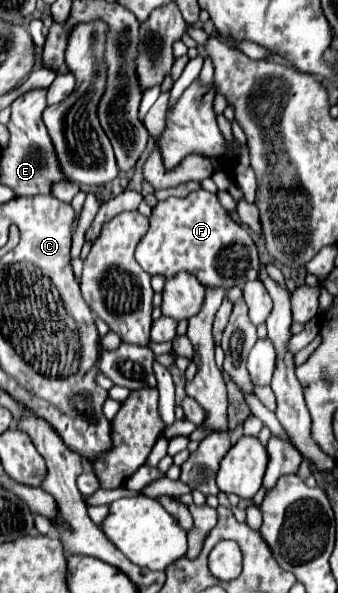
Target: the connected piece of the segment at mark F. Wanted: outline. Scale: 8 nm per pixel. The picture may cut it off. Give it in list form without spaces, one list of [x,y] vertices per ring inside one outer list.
[[[196,190],[188,194],[186,198],[168,198],[164,202],[158,202],[152,208],[150,216],[150,228],[148,234],[138,242],[136,246],[136,262],[150,274],[150,276],[164,276],[172,278],[180,272],[190,272],[194,274],[202,286],[212,288],[220,286],[224,290],[230,290],[232,286],[244,286],[244,282],[256,280],[258,278],[258,252],[256,246],[246,232],[242,224],[232,220],[230,212],[224,210],[216,198],[216,194],[206,192],[206,190]]]

